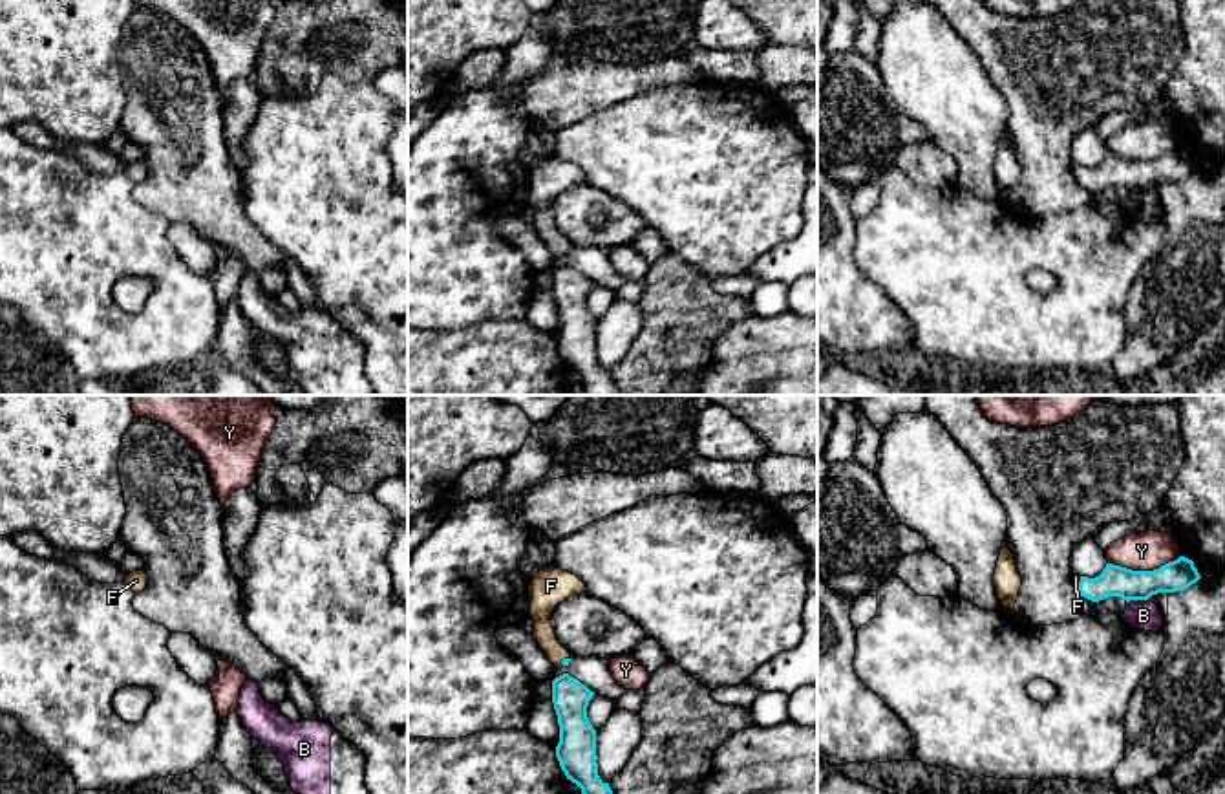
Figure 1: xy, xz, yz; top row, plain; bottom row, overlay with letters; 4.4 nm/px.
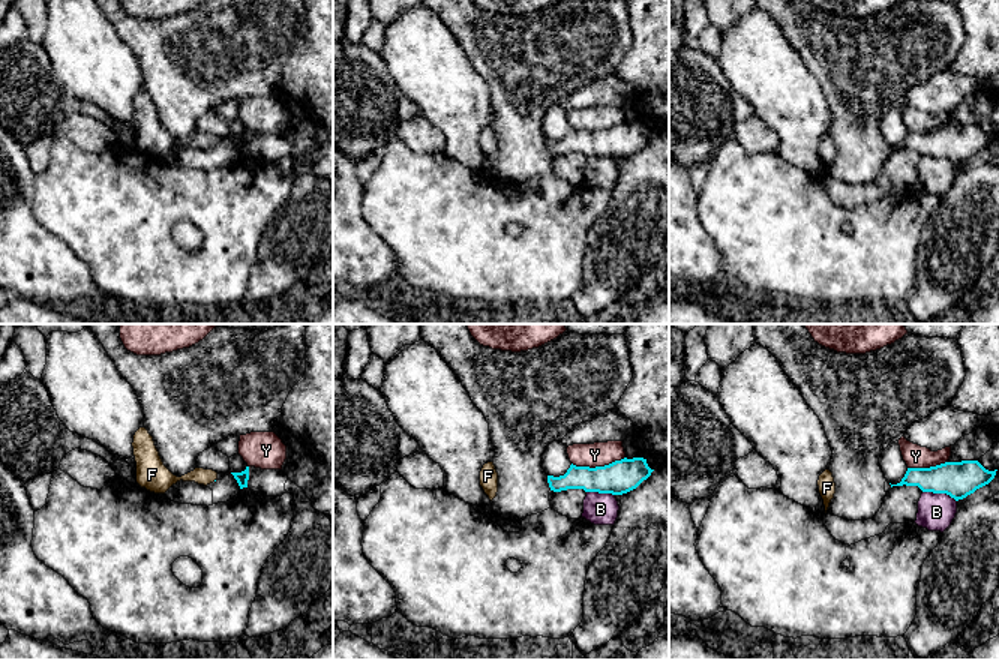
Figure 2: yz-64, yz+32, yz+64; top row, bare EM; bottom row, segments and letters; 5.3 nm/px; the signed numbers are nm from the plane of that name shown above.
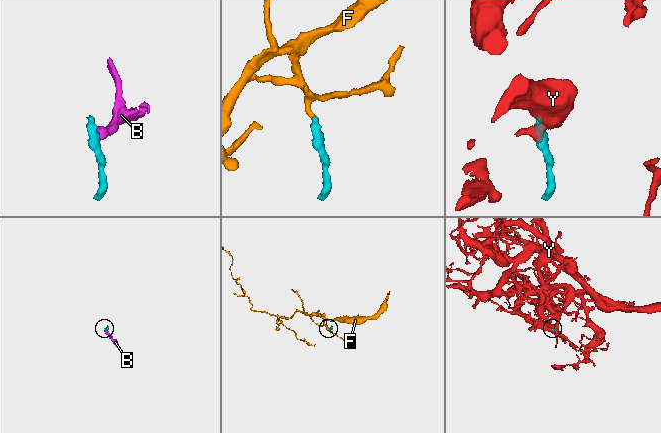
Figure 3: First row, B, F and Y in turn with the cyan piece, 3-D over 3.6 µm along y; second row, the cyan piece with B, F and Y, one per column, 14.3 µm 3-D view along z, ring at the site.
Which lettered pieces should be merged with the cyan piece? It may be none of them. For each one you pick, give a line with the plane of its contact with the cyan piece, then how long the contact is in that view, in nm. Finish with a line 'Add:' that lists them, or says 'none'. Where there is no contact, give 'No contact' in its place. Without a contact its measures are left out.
F: Touches cyan in xz. Shared border 50 nm
Add: F

